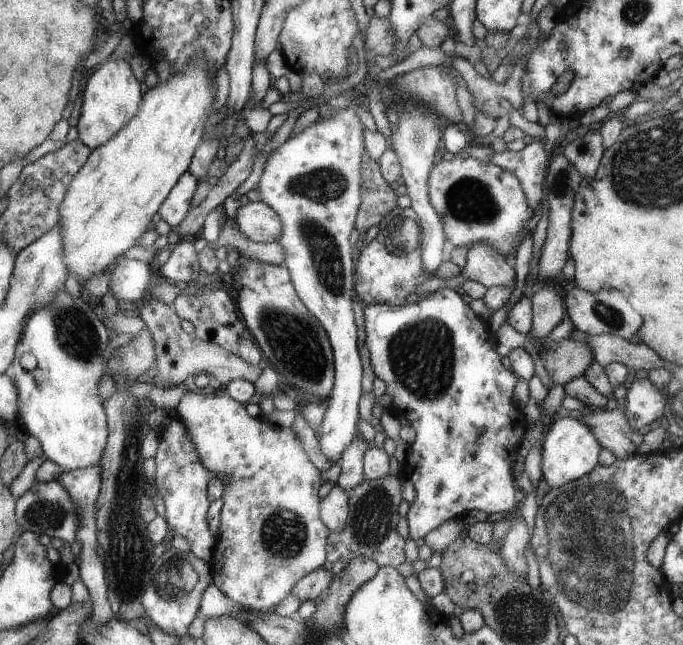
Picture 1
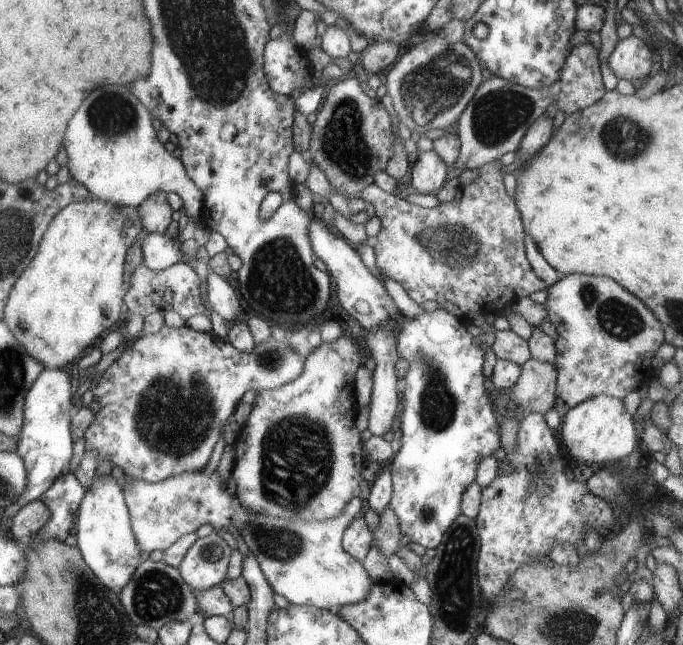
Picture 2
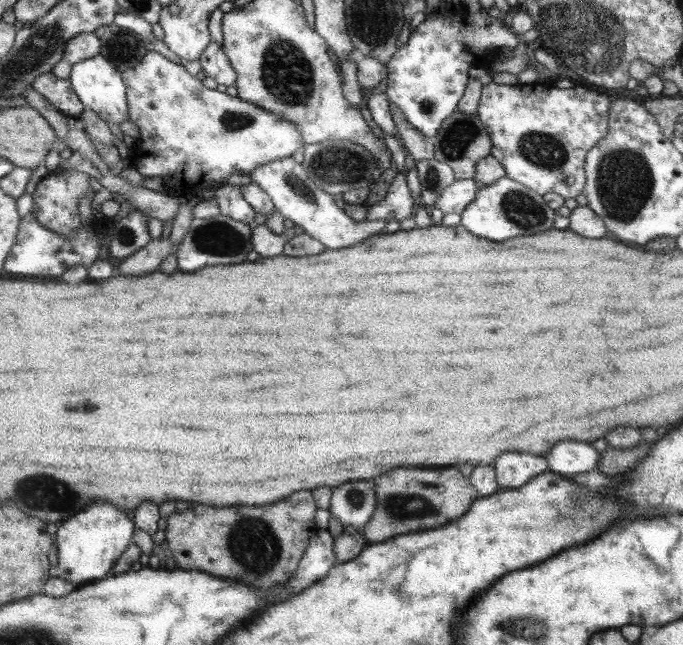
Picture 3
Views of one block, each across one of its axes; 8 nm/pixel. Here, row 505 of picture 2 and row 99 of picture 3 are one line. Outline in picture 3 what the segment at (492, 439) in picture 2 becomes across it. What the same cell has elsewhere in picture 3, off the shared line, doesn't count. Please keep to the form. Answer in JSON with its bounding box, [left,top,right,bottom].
[386,9,517,140]

